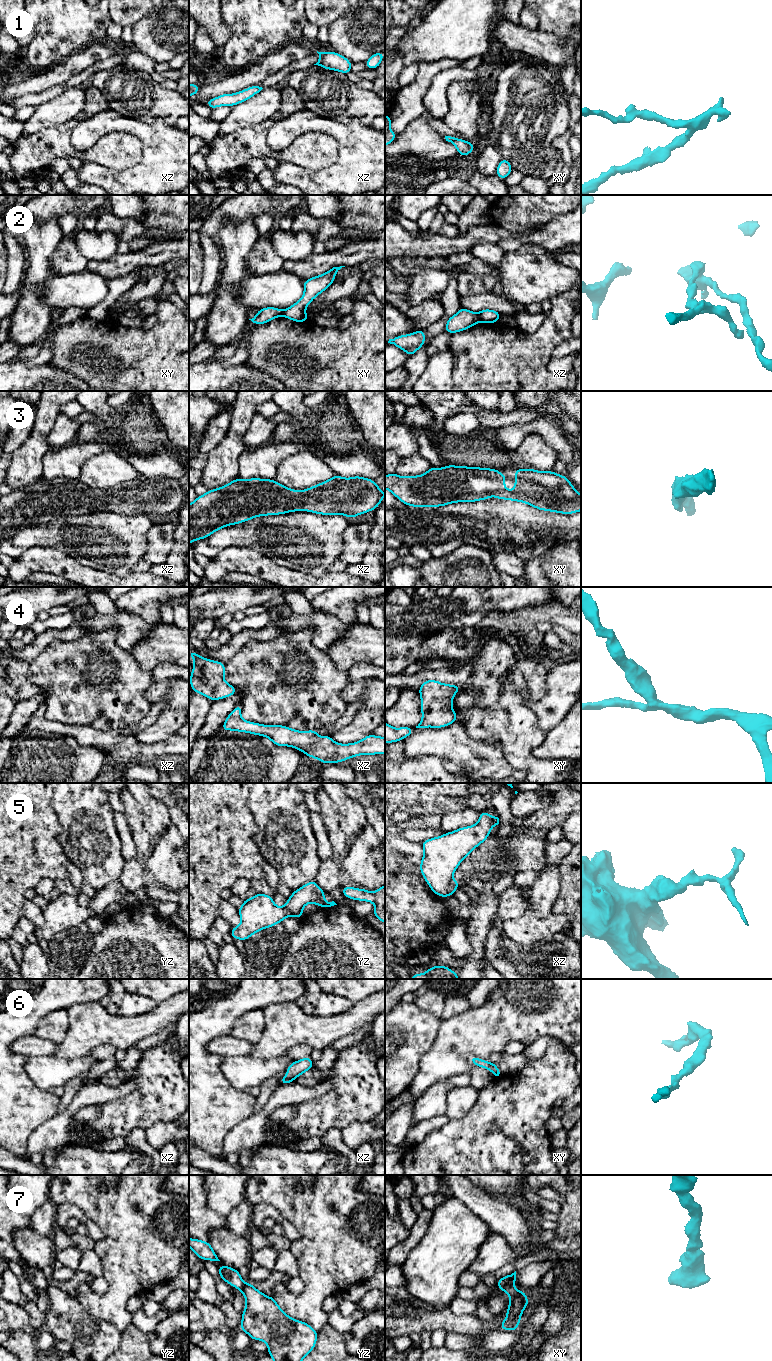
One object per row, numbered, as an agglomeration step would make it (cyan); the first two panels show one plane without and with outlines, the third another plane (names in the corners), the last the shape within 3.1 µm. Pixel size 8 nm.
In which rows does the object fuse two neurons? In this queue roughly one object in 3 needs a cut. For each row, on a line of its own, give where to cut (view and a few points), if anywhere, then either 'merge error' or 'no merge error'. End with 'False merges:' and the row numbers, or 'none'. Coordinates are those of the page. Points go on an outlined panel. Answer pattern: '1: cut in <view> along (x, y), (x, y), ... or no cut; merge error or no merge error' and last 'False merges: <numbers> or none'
1: no cut; no merge error
2: cut in xz along (477, 313), (481, 320); merge error
3: no cut; no merge error
4: no cut; no merge error
5: cut in yz along (284, 906), (292, 912), (301, 912); merge error
6: no cut; no merge error
7: no cut; no merge error
False merges: 2, 5

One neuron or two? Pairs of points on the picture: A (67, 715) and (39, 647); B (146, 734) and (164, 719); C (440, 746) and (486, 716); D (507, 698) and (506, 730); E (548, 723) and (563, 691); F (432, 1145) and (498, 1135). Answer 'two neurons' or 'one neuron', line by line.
A: two neurons
B: one neuron
C: two neurons
D: one neuron
E: one neuron
F: one neuron

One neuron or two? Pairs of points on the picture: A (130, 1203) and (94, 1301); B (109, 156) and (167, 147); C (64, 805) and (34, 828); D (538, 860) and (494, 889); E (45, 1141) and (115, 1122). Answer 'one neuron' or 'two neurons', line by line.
A: one neuron
B: two neurons
C: two neurons
D: two neurons
E: two neurons

